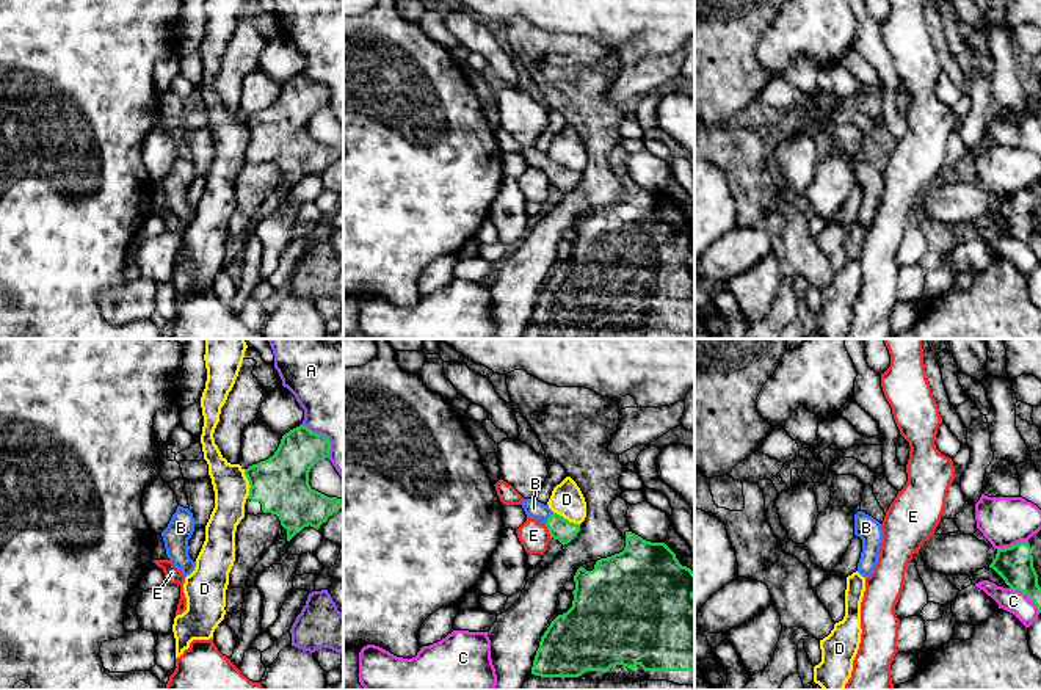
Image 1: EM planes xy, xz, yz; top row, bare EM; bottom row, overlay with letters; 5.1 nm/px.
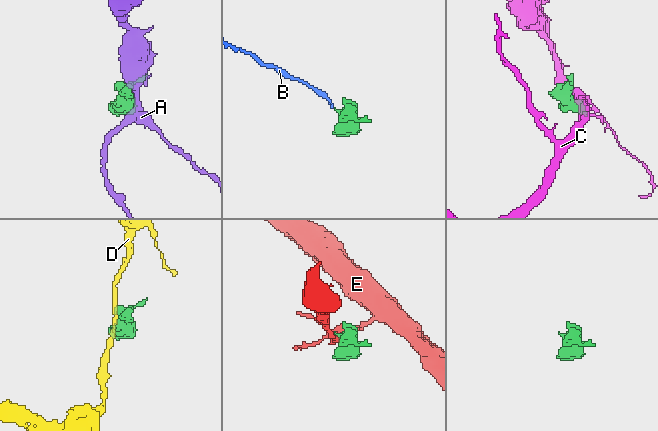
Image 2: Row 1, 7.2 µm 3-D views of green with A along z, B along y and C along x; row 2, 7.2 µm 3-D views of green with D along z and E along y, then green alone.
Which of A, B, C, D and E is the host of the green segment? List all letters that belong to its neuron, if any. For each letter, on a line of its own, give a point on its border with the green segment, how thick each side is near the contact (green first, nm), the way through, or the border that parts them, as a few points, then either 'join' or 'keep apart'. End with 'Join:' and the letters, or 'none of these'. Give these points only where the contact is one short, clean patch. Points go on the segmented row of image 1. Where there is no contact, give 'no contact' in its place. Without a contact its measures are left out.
A: meets green in xy at (322, 435); 220 nm thick on the green side, 440 nm on the other; keep apart
B: meets green in xz at (547, 518); 120 nm thick on the green side, 90 nm on the other; runs through xz (560, 529), (547, 518), (533, 508); join
C: meets green in yz at (1011, 546); 190 nm thick on the green side, 260 nm on the other; keep apart
D: meets green in xy at (250, 483); 280 nm thick on the green side, 180 nm on the other; keep apart
E: meets green in xz at (547, 529); 120 nm thick on the green side, 160 nm on the other; keep apart
Join: B

